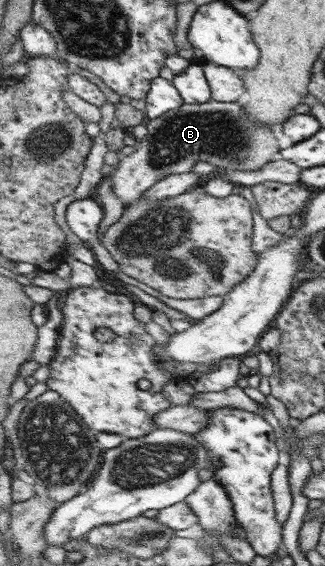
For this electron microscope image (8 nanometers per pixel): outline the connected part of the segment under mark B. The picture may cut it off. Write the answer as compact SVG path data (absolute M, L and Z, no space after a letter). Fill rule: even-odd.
M210 99L199 104L184 103L160 117L147 120L145 125L148 133L141 140L136 141L136 149L131 154L121 158L118 167L111 175L112 191L124 206L136 201L140 195L154 187L155 183L162 181L169 175L192 172L192 167L198 161L207 161L216 169L254 171L268 165L276 153L294 144L283 133L282 124L276 123L272 126L259 124L246 111L242 101L226 103Z

